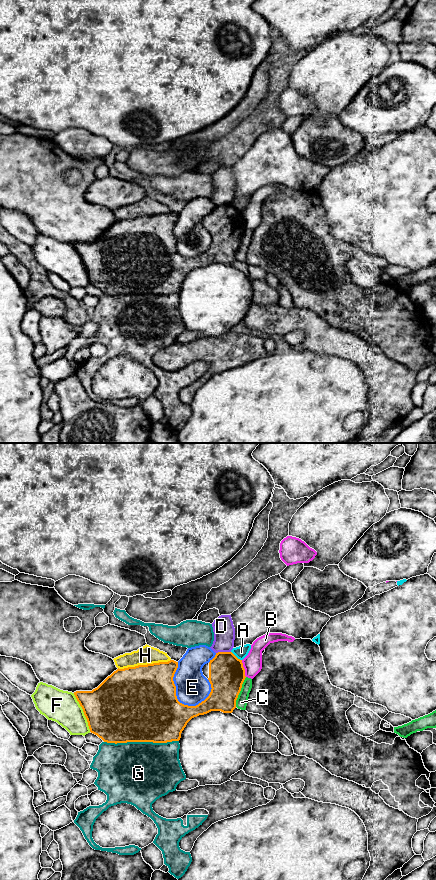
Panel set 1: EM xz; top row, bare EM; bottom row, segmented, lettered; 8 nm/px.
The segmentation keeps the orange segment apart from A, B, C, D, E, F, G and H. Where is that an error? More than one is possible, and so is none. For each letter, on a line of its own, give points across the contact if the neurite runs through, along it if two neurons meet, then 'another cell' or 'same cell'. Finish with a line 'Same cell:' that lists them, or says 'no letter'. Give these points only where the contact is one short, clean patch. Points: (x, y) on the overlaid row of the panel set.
A: border along xz (231, 651), (241, 660); another cell
B: border along xz (241, 660), (246, 676); another cell
C: border along xz (246, 677), (235, 706); another cell
D: border along xz (230, 651), (218, 651), (216, 653); another cell
E: another cell
F: another cell
G: another cell
H: another cell
Same cell: no letter

